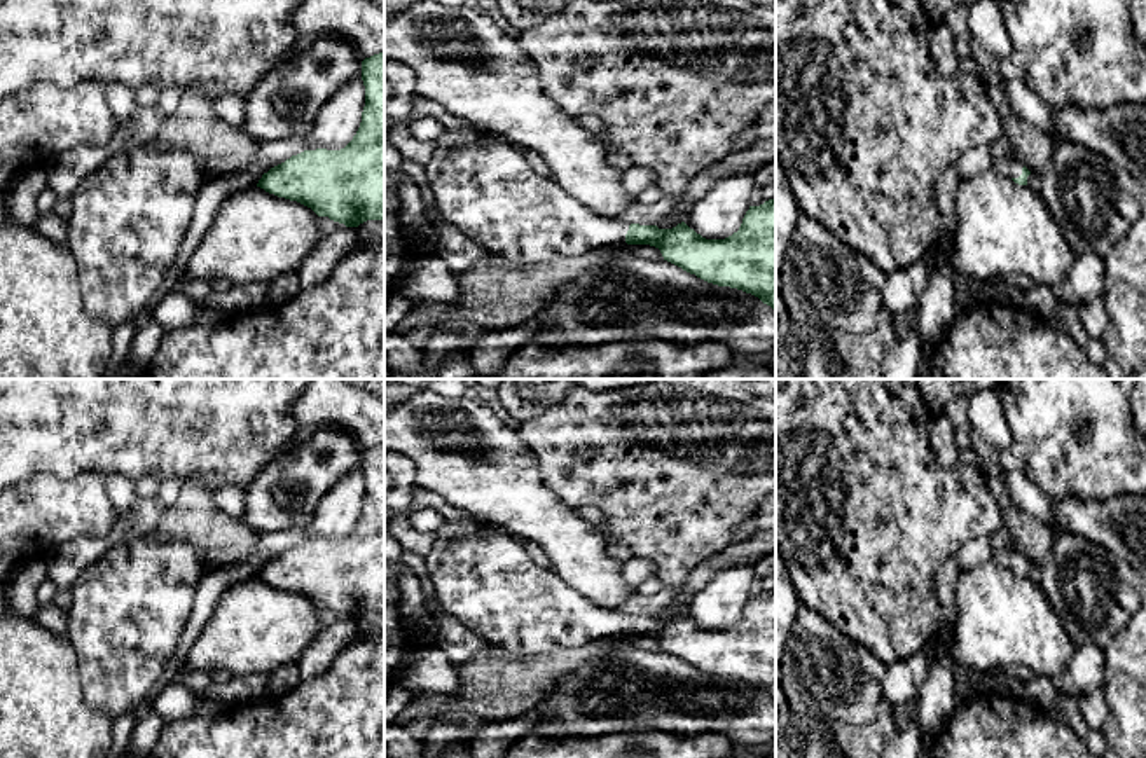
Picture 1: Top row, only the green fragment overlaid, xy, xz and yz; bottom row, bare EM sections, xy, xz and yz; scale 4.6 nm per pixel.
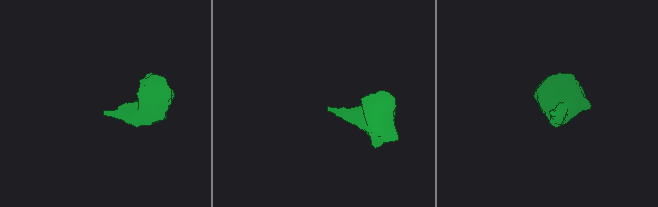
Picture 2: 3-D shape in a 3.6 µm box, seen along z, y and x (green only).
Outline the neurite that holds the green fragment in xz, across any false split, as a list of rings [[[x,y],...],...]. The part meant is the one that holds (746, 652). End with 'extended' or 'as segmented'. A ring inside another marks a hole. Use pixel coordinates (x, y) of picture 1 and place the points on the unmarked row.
[[[472,517],[445,520],[425,561],[435,585],[435,603],[503,655],[533,657],[575,650],[601,637],[650,636],[683,662],[751,685],[776,700],[776,590],[749,597],[739,622],[725,631],[706,631],[685,613],[673,620],[629,615],[596,606],[550,568],[533,562],[522,540]]] | extended

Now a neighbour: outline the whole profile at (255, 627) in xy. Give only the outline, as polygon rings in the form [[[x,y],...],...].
[[[257,576],[238,582],[218,597],[176,678],[190,671],[273,672],[285,664],[299,664],[321,631],[318,606],[311,599]]]

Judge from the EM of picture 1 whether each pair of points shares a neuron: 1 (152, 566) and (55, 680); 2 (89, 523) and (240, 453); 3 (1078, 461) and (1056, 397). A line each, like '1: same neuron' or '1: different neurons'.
1: different neurons
2: different neurons
3: same neuron

